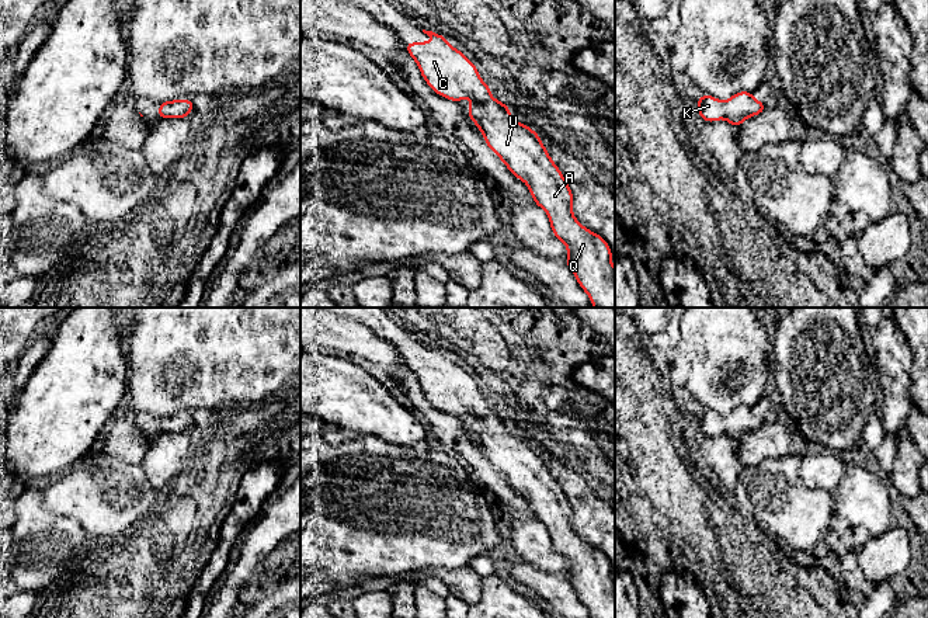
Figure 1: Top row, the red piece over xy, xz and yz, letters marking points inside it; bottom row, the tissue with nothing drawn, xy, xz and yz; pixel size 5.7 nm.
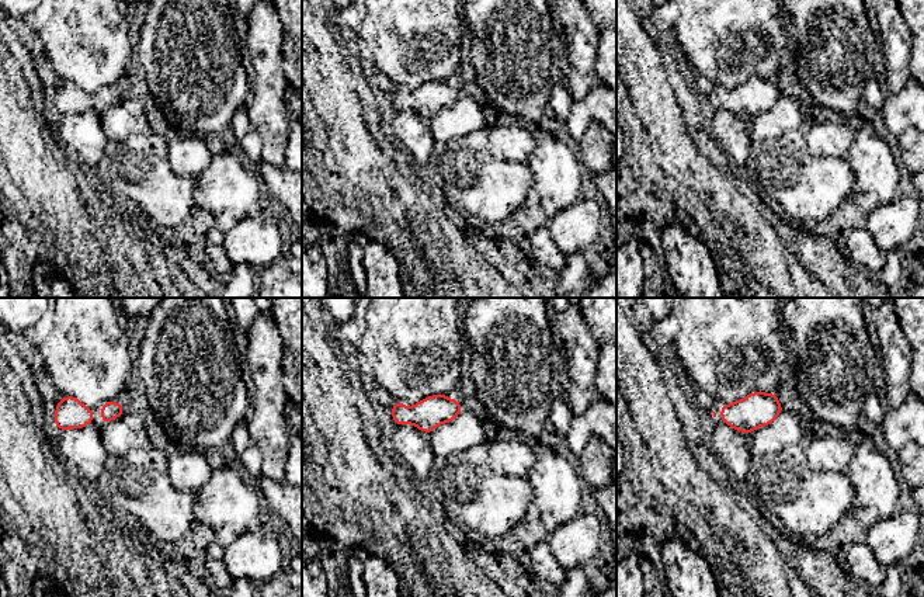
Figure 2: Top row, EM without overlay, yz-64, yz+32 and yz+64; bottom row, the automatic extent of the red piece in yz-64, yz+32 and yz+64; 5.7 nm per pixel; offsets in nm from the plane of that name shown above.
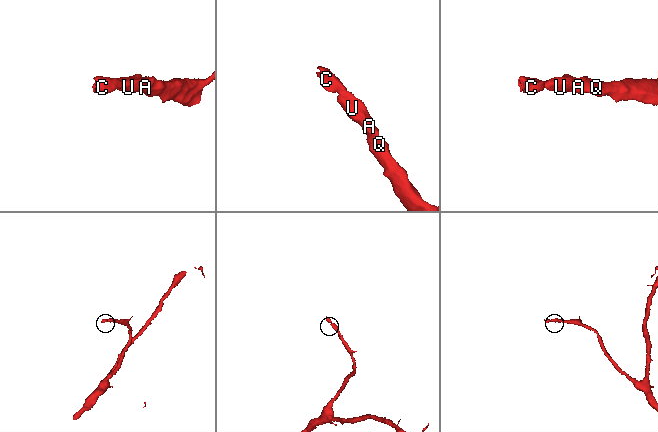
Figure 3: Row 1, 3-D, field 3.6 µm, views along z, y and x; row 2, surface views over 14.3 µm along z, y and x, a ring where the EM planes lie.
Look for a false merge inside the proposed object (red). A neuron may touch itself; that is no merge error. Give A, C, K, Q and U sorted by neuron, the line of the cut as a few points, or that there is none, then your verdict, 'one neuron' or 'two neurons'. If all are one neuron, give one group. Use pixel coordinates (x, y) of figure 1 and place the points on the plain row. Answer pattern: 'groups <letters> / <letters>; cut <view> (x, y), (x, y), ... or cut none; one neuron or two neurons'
groups A C K Q U; cut none; one neuron

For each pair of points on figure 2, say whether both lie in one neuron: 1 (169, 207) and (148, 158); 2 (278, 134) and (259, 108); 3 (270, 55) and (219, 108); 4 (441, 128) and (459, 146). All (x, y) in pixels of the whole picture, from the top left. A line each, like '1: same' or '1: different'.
1: same
2: same
3: different
4: different

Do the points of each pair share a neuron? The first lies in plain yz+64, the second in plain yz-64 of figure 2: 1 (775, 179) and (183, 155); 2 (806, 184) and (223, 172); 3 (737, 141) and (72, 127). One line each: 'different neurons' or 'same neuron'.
1: different neurons
2: different neurons
3: same neuron

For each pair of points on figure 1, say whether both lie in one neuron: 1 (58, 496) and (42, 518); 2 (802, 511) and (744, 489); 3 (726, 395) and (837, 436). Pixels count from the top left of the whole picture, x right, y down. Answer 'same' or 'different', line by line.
1: different
2: same
3: different

